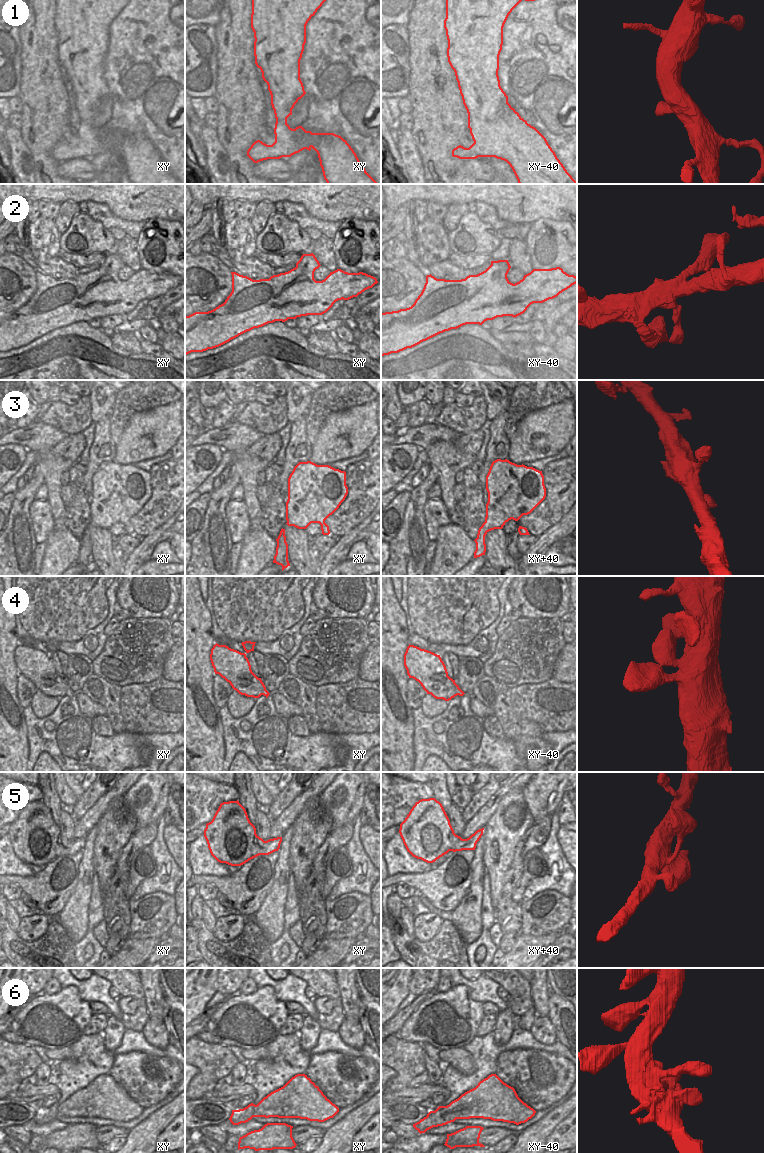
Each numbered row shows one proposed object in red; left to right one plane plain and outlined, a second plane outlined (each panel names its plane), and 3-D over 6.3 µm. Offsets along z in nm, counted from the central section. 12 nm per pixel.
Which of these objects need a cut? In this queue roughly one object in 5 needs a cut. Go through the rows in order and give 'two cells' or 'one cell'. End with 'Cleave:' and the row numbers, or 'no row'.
1: one cell
2: one cell
3: one cell
4: one cell
5: one cell
6: one cell
Cleave: no row

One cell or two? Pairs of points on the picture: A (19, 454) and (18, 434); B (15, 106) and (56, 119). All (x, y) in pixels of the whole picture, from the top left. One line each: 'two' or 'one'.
A: two
B: two

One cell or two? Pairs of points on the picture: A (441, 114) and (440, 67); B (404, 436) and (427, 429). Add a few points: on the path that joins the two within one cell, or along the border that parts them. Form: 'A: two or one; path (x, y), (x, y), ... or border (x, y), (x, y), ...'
A: one; path (441, 102), (441, 93), (446, 83), (445, 79)
B: one; path (410, 436), (417, 430), (421, 430)

